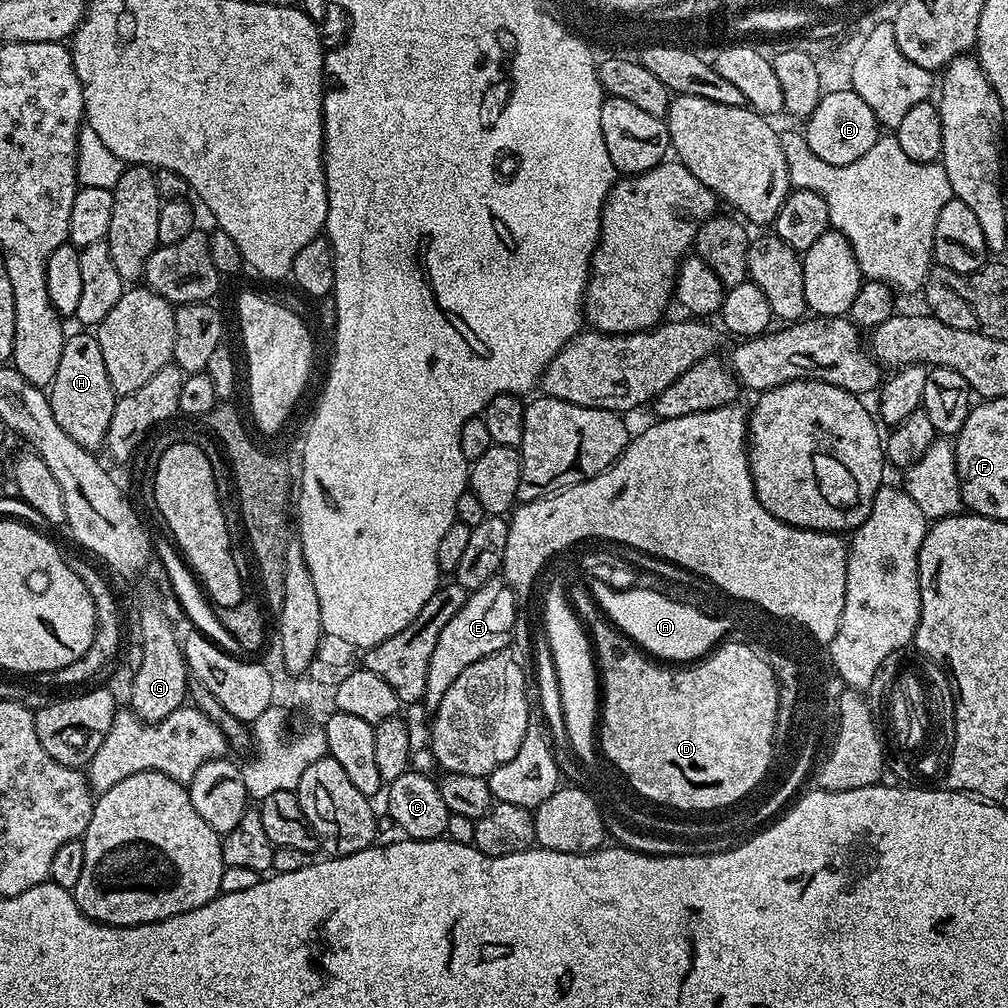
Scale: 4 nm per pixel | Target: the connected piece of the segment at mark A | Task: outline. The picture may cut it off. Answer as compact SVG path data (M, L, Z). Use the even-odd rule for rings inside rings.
M593 580L590 591L604 615L633 644L664 662L695 662L713 651L729 630L719 615L709 616L690 605L680 605L649 588L612 589L603 582Z

